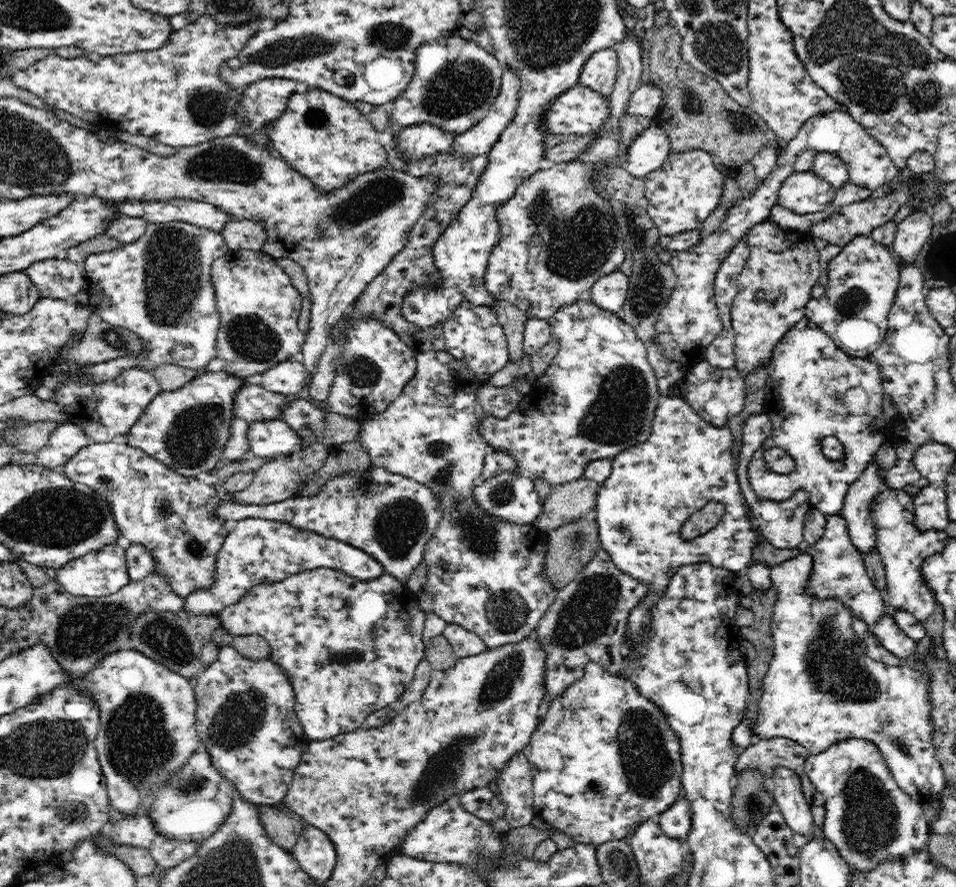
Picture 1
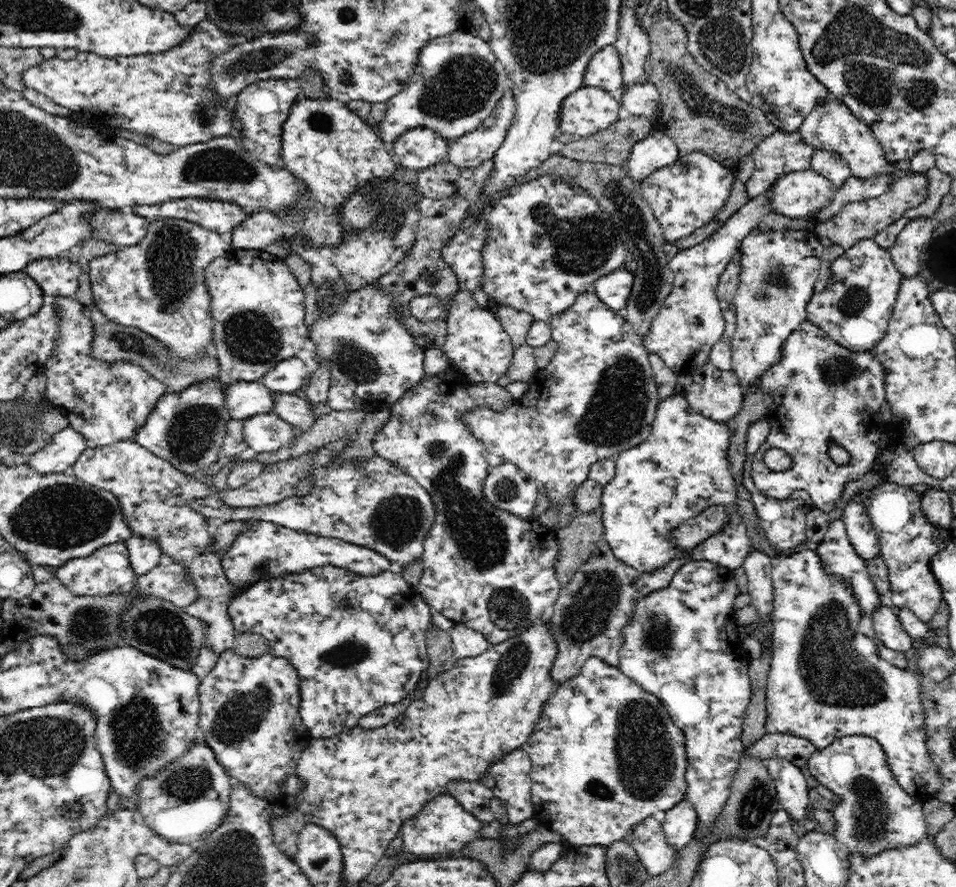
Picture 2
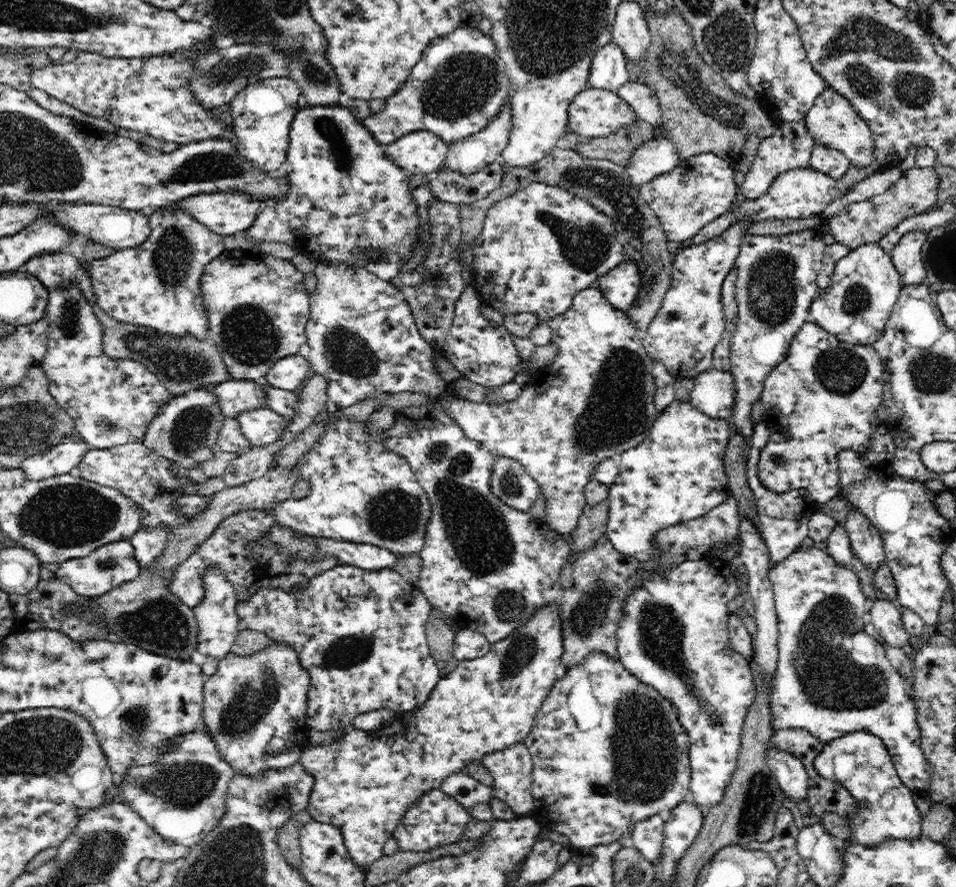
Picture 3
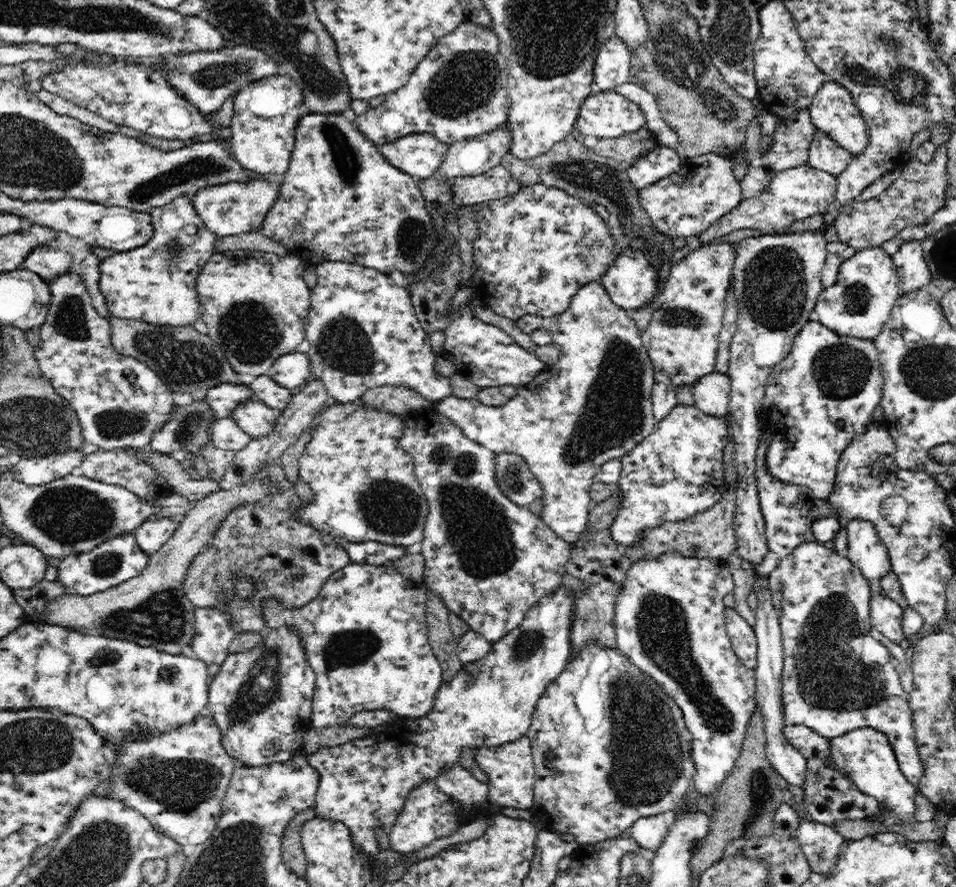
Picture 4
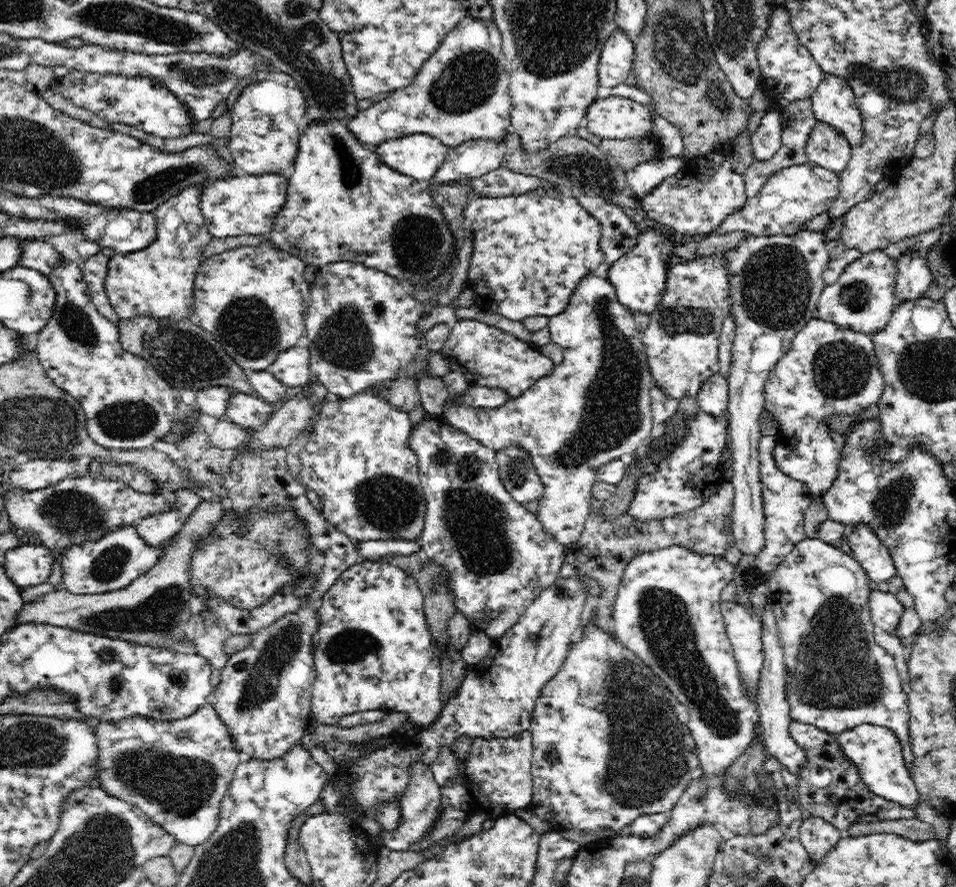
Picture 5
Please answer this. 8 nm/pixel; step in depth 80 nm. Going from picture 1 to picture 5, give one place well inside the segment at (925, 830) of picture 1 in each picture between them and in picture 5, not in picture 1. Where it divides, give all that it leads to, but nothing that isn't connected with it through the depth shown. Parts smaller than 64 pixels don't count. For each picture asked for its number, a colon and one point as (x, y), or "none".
2: (876, 813)
3: (860, 761)
4: (866, 754)
5: (877, 751)

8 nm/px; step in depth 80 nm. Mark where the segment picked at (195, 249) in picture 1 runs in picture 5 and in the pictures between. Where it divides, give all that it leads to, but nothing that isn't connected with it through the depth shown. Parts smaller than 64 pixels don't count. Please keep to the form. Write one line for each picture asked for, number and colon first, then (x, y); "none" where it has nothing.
2: (158, 285)
3: (156, 284)
4: (157, 283)
5: (158, 281)

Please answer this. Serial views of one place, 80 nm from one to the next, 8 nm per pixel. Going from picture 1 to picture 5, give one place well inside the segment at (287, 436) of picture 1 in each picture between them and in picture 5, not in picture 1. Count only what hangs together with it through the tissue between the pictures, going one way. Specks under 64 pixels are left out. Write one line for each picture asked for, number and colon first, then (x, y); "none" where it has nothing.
2: (266, 432)
3: (261, 426)
4: (256, 419)
5: (248, 411)

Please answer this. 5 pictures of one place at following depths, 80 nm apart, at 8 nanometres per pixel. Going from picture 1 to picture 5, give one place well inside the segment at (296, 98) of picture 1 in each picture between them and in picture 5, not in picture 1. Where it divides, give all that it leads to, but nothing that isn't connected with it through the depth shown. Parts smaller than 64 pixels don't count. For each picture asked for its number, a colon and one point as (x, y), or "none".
2: (333, 150)
3: (345, 194)
4: (335, 204)
5: (336, 211)

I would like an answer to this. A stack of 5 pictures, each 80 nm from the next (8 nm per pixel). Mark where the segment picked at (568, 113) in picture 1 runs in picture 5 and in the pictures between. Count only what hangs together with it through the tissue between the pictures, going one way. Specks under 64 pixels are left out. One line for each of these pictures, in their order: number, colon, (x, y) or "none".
2: (586, 112)
3: (594, 112)
4: (607, 114)
5: (616, 118)

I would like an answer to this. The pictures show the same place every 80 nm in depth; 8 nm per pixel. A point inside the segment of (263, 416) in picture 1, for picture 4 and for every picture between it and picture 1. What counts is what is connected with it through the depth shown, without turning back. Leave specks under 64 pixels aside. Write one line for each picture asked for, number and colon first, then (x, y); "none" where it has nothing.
2: (243, 399)
3: (234, 396)
4: (221, 399)

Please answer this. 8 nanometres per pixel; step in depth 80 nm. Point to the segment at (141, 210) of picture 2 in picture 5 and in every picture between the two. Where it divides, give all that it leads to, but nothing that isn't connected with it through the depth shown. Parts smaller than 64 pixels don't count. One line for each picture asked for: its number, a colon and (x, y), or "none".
3: (225, 213)
4: (236, 207)
5: (234, 206)

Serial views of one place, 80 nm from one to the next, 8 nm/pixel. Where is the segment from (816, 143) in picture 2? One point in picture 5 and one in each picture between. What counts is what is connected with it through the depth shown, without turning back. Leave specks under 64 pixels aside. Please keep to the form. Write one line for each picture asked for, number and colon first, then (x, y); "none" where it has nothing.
3: (833, 121)
4: (832, 110)
5: (833, 102)

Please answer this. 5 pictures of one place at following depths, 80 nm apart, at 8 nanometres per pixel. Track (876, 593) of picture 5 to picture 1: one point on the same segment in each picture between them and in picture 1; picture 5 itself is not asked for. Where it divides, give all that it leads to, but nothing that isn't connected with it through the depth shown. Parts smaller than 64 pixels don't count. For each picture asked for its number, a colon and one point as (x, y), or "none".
1: (890, 635)
2: (888, 628)
3: (884, 614)
4: (886, 614)

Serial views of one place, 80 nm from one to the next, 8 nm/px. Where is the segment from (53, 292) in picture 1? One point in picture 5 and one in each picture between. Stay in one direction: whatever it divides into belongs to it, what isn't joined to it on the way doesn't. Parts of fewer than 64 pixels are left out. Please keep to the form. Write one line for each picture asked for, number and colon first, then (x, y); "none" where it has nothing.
2: (58, 275)
3: (61, 268)
4: (47, 262)
5: (34, 253)

